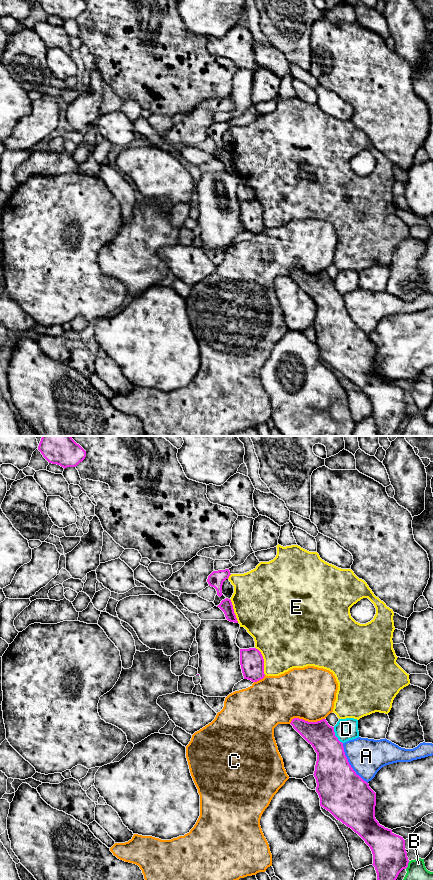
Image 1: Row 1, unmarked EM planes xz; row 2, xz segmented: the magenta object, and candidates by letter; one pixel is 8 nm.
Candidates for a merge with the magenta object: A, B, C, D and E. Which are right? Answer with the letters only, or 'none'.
none

